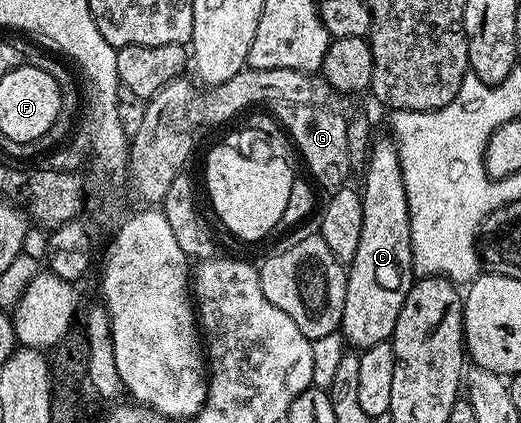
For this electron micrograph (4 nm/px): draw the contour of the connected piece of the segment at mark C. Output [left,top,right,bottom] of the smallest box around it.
[340,139,415,350]

